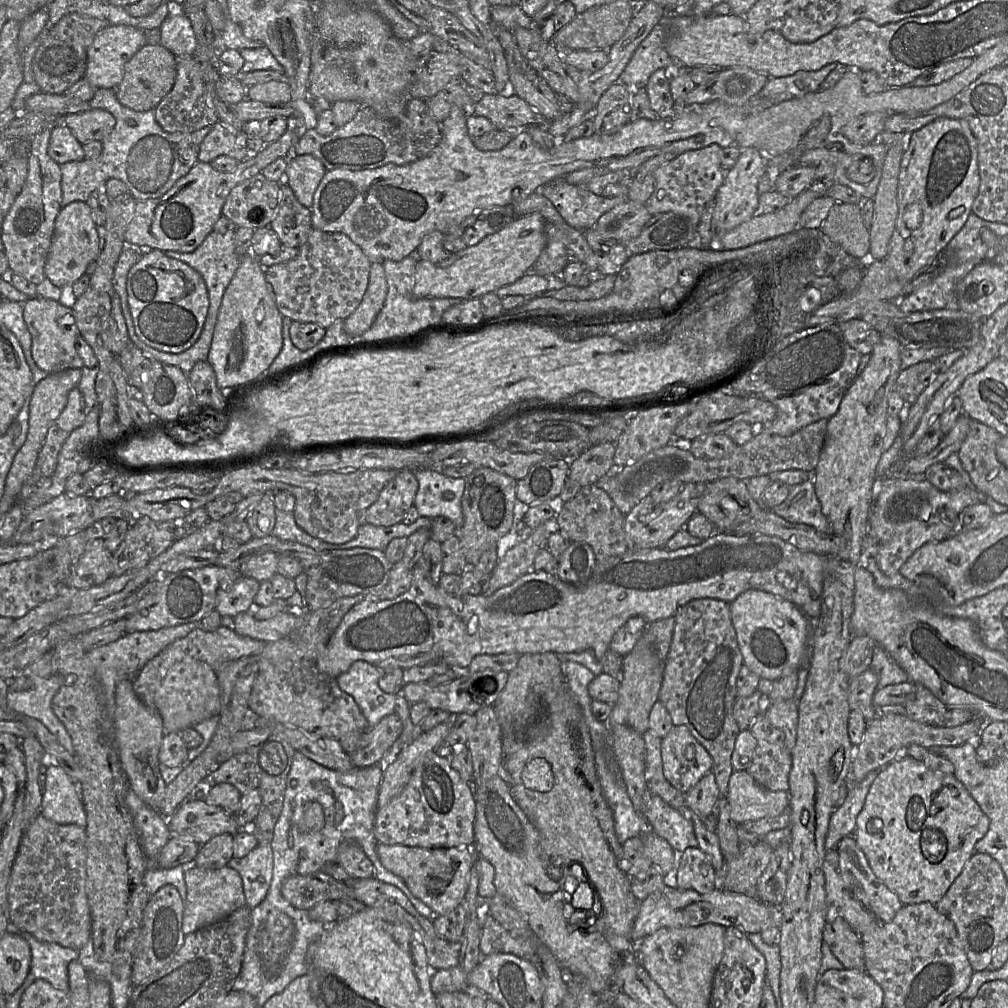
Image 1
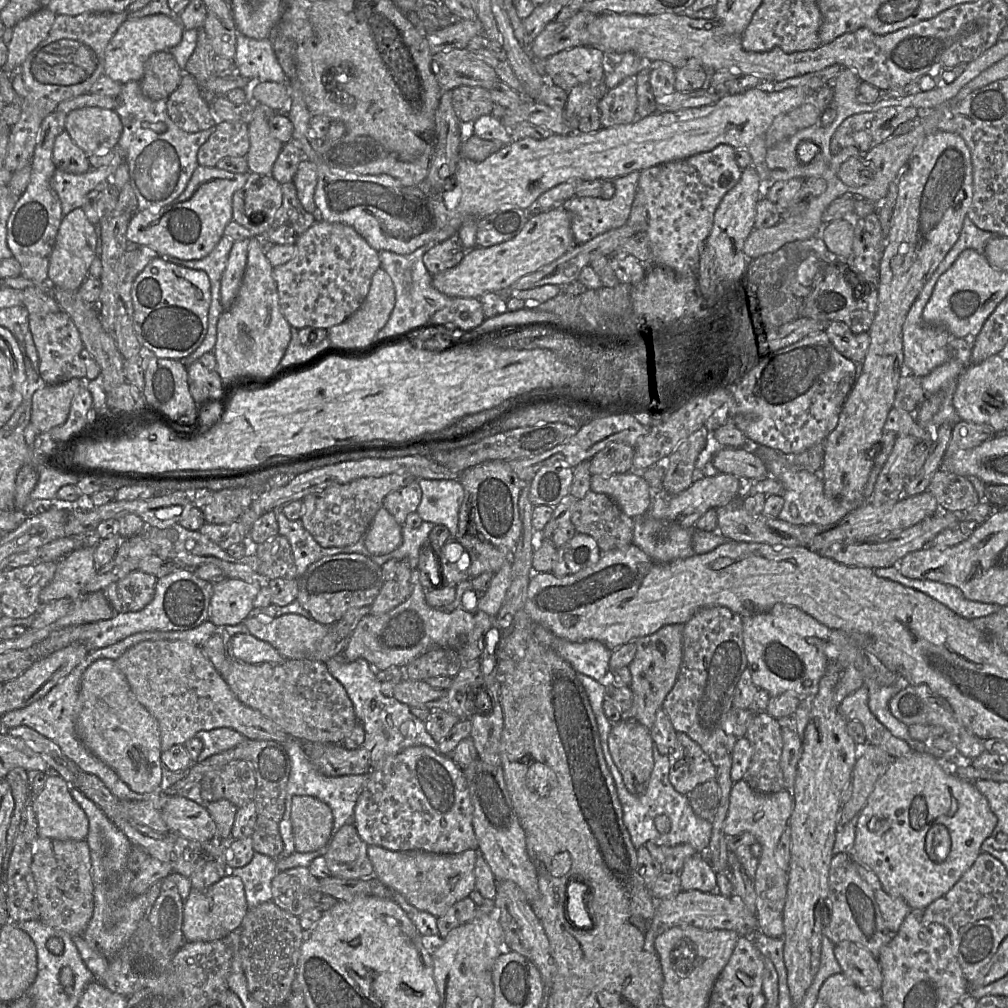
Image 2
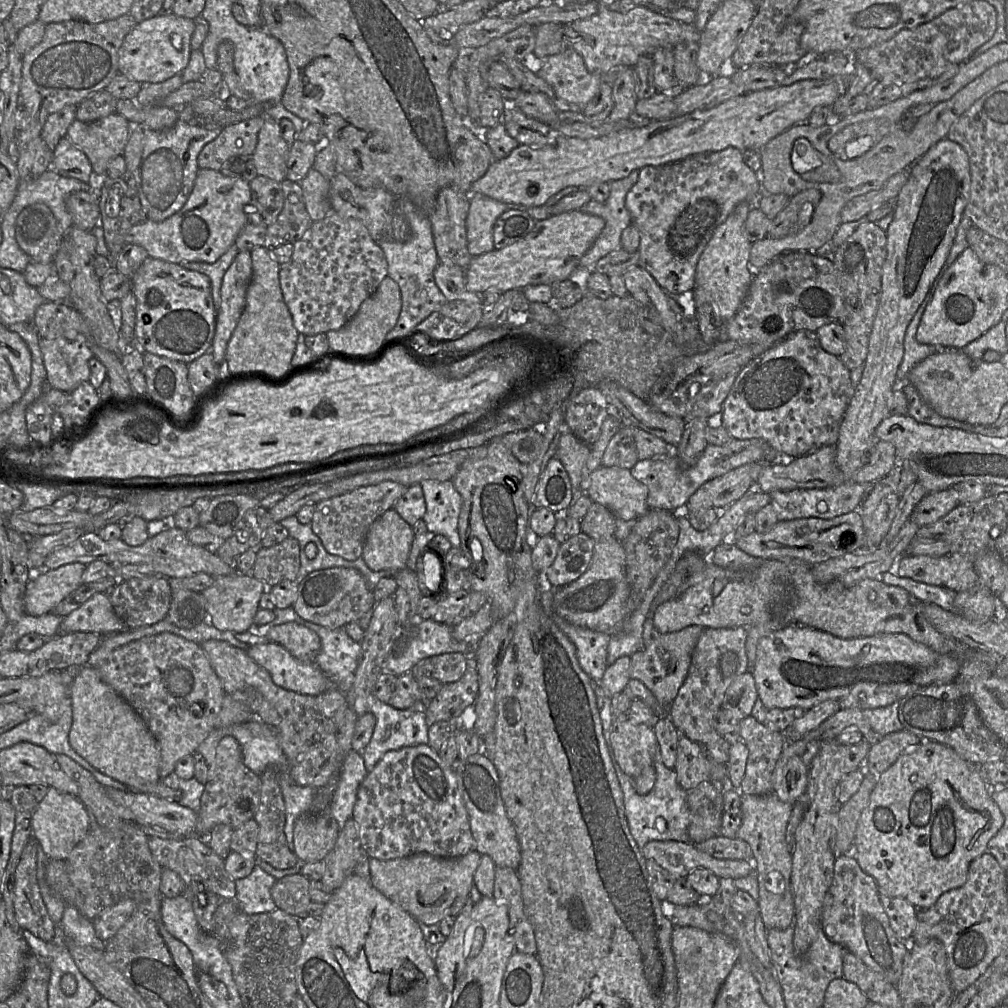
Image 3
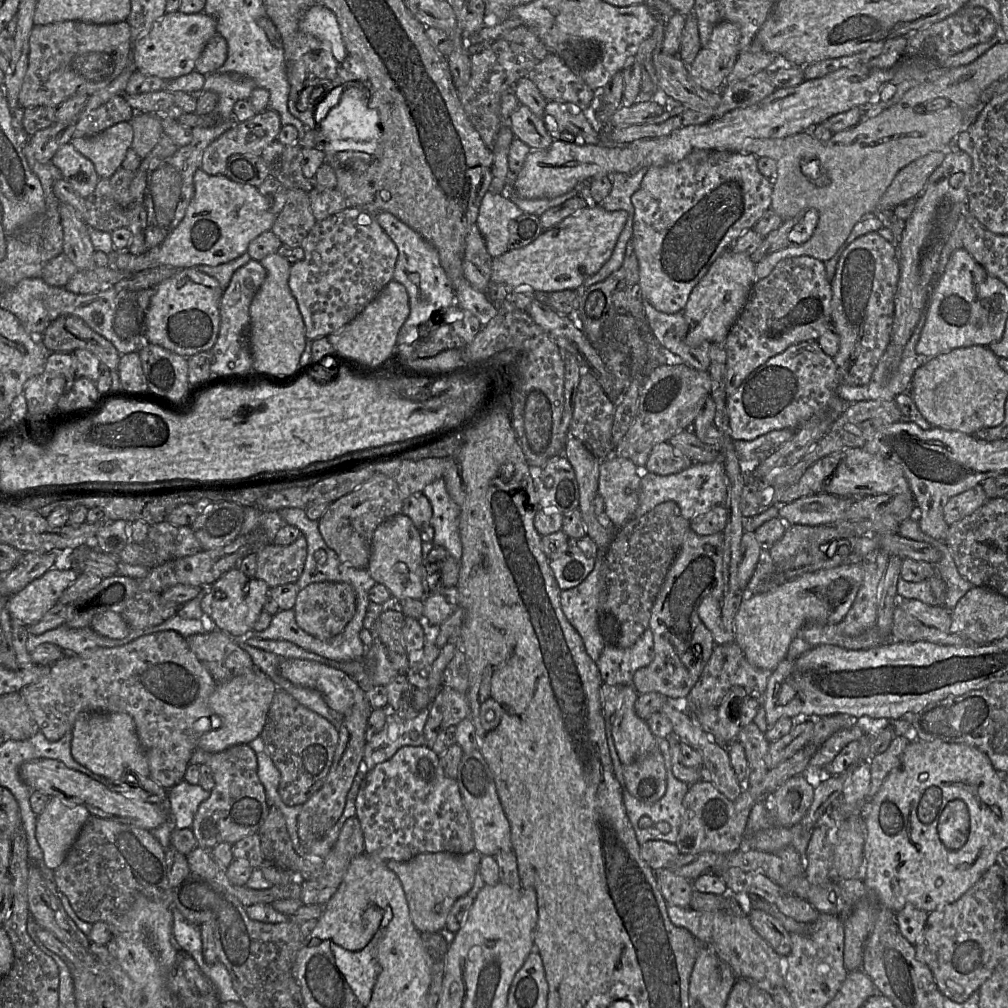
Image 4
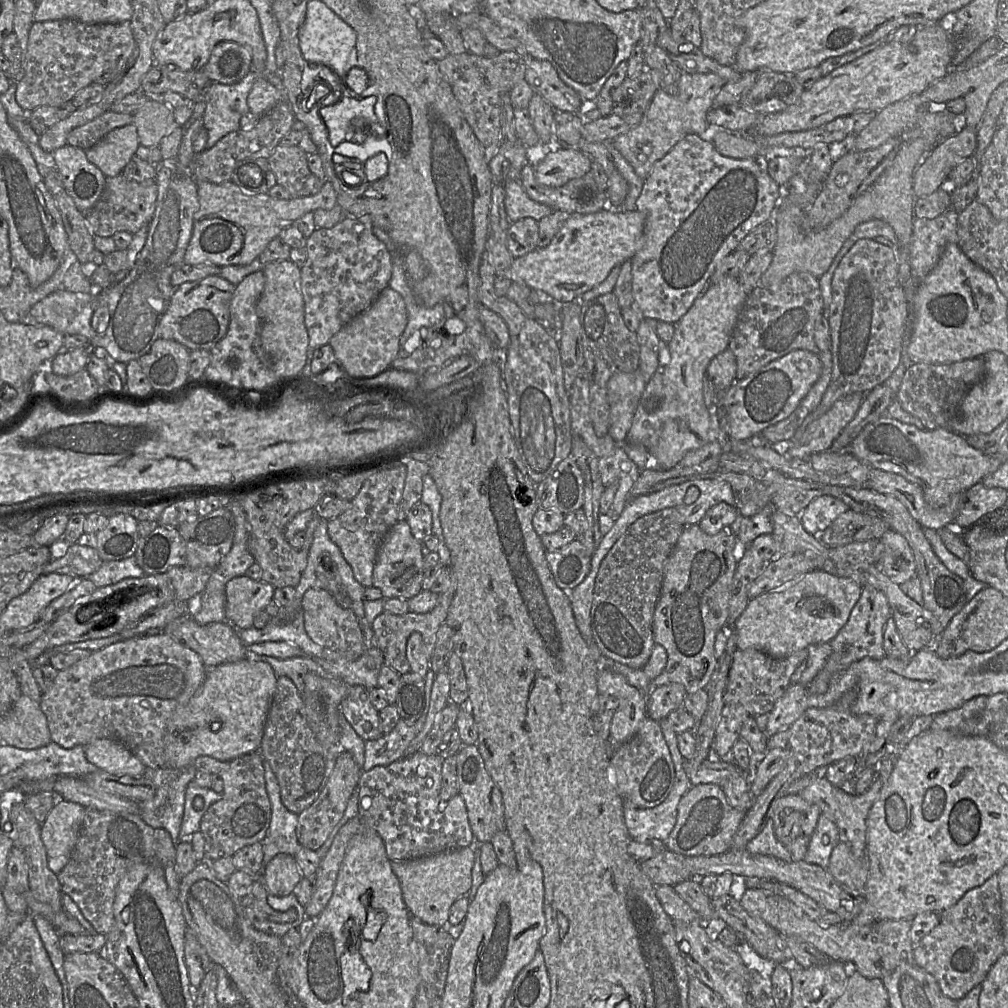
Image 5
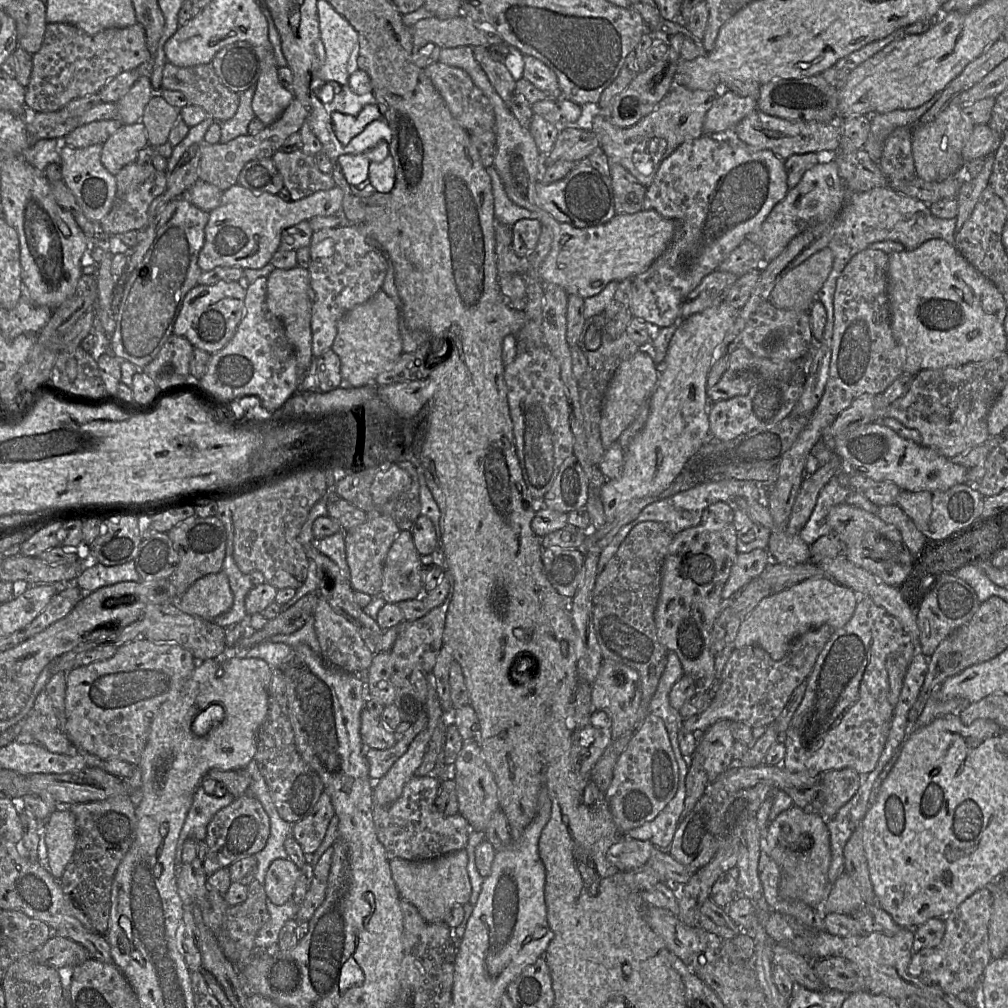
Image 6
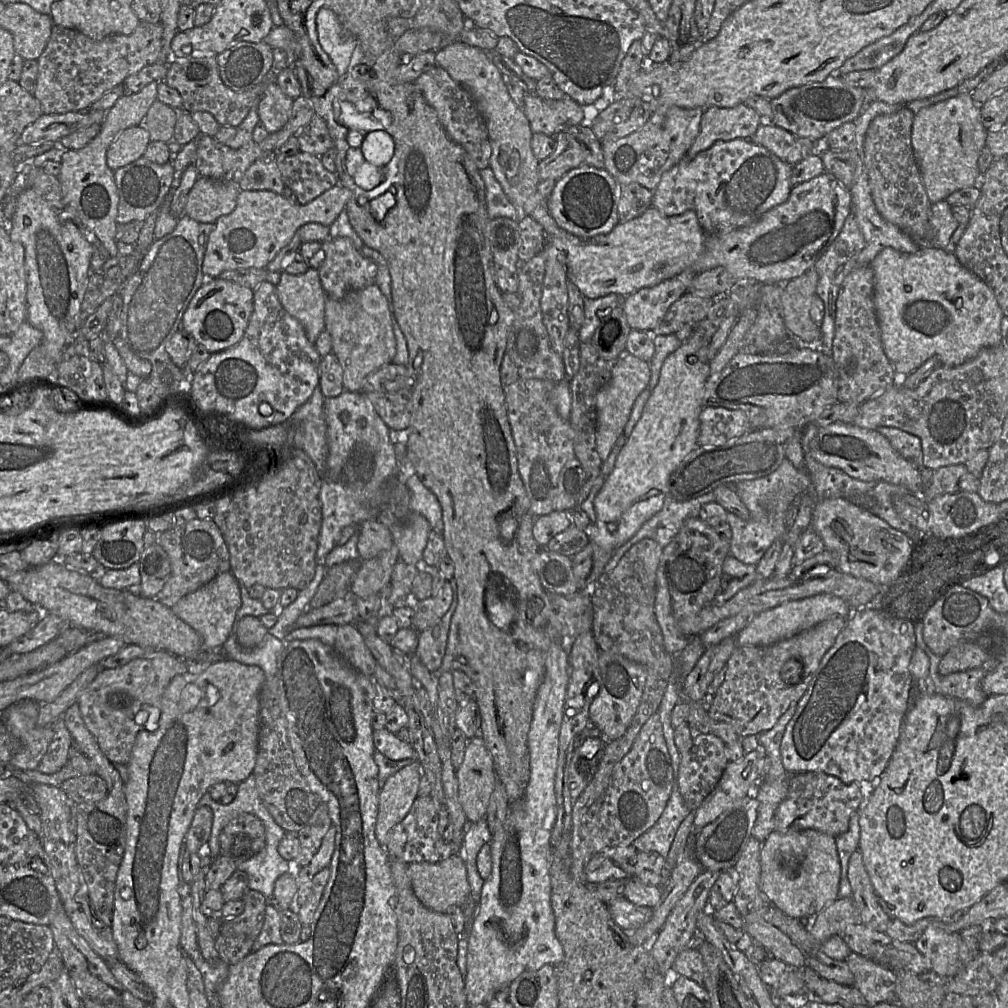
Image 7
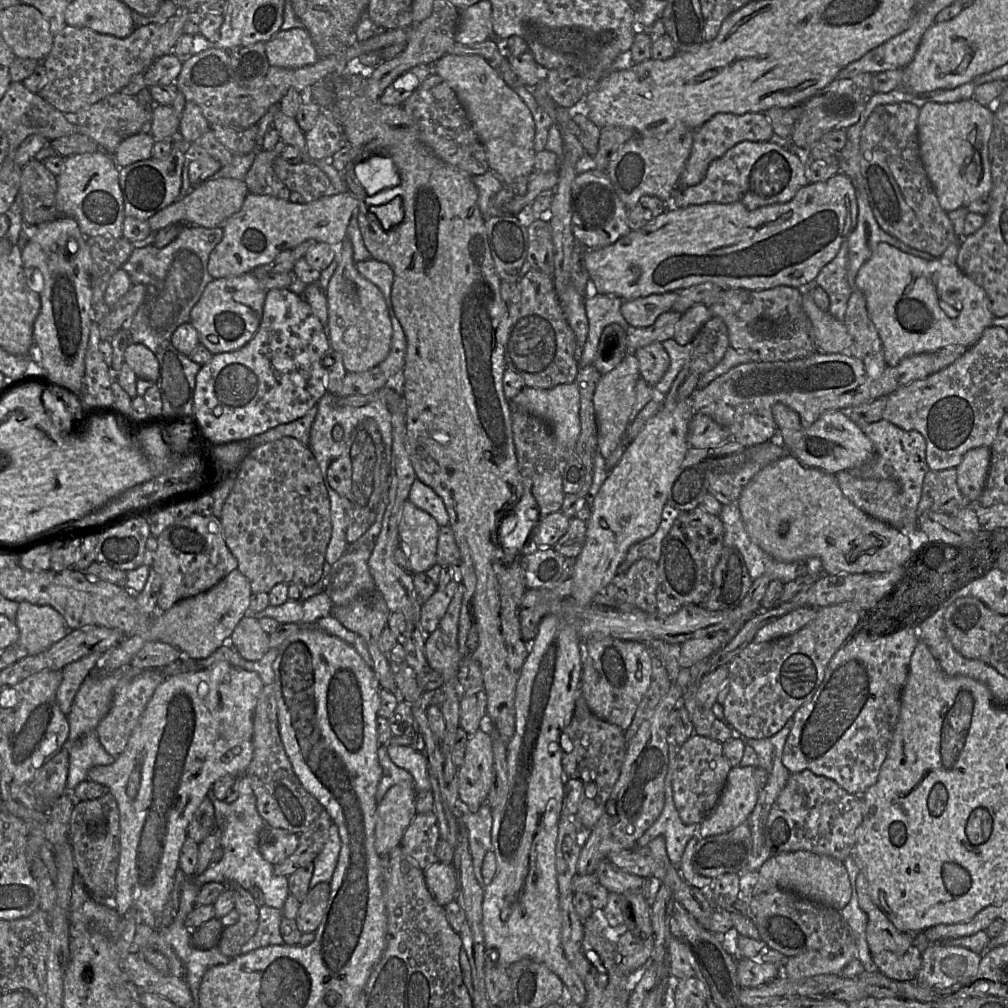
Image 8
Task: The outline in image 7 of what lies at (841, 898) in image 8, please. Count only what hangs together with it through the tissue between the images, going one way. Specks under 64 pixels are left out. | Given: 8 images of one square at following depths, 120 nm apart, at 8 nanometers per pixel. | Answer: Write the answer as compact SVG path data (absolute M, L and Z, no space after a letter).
M814 829L787 833L774 830L763 843L761 850L761 890L772 905L790 917L799 920L814 918L839 897L840 878L841 864L835 837L831 835Z

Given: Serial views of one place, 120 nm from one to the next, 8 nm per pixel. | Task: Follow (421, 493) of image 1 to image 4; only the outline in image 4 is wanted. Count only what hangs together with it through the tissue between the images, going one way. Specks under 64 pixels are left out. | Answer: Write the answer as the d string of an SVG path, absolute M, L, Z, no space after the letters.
M442 478L427 485L423 493L432 506L430 524L434 528L434 546L444 547L451 557L460 562L463 552L459 532L460 507L448 494Z

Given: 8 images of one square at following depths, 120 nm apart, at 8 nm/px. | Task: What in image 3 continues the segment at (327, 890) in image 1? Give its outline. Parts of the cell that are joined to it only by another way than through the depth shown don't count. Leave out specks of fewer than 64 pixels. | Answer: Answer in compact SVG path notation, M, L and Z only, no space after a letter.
M294 873L276 880L271 894L277 908L299 916L306 912L312 902L309 888L310 879L302 873Z

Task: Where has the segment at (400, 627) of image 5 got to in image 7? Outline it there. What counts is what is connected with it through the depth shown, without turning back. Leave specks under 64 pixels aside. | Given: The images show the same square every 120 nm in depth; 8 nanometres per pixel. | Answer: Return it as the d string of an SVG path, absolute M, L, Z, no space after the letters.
M454 580L449 581L453 599L447 613L433 626L418 633L418 644L415 655L428 670L436 673L443 662L446 652L451 619L458 603L457 586Z

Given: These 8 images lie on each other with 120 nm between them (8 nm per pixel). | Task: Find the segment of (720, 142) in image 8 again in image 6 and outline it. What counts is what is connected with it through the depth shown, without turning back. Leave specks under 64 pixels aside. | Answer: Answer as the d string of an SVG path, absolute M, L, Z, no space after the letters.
M722 89L706 114L703 125L704 135L730 133L754 110L758 110L756 99L739 96L731 90Z

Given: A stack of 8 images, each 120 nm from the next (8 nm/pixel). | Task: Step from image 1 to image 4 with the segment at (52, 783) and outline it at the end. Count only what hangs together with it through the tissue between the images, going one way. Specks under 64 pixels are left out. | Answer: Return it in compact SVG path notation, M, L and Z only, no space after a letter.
M52 796L43 812L37 816L36 838L44 854L46 866L55 871L65 860L74 841L81 832L90 811L81 804L76 804L59 797Z

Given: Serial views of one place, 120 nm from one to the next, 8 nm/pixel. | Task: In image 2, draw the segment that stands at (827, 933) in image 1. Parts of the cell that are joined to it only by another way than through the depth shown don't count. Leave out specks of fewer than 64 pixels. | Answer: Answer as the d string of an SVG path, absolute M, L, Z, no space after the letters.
M854 942L835 944L834 955L842 973L857 987L880 990L883 976L878 960L866 948Z

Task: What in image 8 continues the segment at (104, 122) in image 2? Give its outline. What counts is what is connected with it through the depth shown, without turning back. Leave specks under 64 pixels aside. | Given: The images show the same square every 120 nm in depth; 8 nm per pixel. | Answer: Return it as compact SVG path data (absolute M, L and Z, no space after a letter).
M141 132L125 138L113 154L116 165L121 168L152 158L155 141L150 132Z

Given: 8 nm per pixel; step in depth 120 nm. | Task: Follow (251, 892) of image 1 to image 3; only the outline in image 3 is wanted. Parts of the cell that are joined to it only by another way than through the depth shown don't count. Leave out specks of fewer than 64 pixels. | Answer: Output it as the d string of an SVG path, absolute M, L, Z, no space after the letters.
M259 862L251 874L236 880L235 899L240 910L246 914L259 914L277 909L271 894L271 888L276 880L261 867Z

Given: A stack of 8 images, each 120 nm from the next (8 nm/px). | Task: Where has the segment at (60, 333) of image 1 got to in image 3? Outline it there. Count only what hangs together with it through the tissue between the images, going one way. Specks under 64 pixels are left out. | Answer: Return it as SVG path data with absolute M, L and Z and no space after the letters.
M78 334L75 339L40 338L39 347L48 387L71 393L81 383L89 381L89 360L93 353L83 335Z

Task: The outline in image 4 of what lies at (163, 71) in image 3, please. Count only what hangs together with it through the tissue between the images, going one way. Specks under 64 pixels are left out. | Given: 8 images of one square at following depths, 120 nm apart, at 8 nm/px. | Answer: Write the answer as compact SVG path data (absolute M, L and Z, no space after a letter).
M179 11L165 13L149 33L134 43L131 61L137 71L171 81L195 71L195 64L207 42L217 34L216 21L204 12L184 14Z

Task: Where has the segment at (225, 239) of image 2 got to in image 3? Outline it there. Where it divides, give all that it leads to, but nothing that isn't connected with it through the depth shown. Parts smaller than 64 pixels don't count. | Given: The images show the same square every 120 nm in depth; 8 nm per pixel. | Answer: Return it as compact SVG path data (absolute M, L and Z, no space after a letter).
M234 243L217 261L213 263L194 261L182 261L179 263L179 265L183 268L204 273L210 278L211 293L216 310L216 318L221 304L221 287L223 276L240 251L241 250Z

